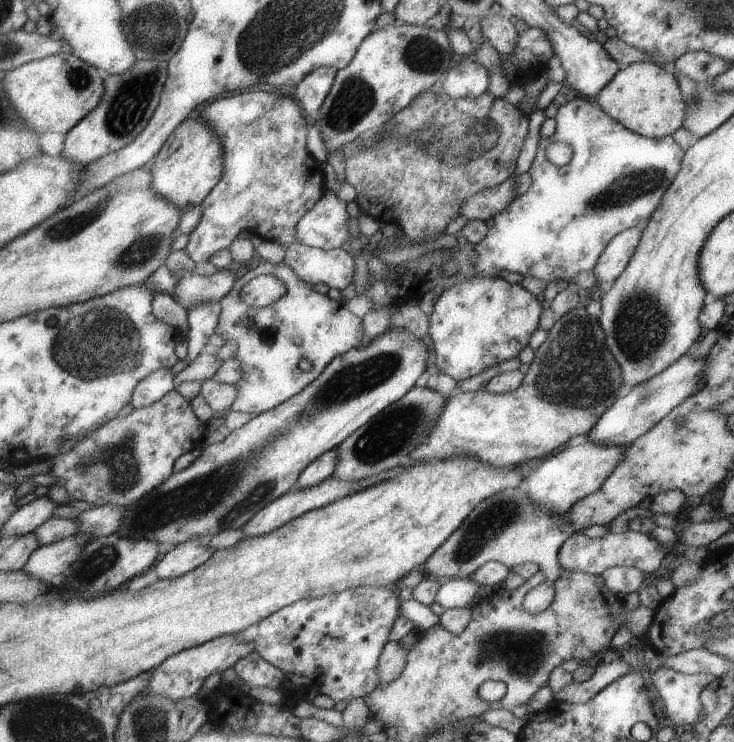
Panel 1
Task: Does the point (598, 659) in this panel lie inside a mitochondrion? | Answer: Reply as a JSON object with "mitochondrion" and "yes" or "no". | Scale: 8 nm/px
{"mitochondrion":"no"}

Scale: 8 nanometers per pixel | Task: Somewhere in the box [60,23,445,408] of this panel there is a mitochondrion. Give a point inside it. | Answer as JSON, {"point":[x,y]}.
{"point":[132,97]}

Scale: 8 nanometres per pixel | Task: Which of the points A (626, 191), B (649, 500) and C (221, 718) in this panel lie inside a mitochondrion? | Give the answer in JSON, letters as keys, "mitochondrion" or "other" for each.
{"A":"mitochondrion","B":"other","C":"other"}

